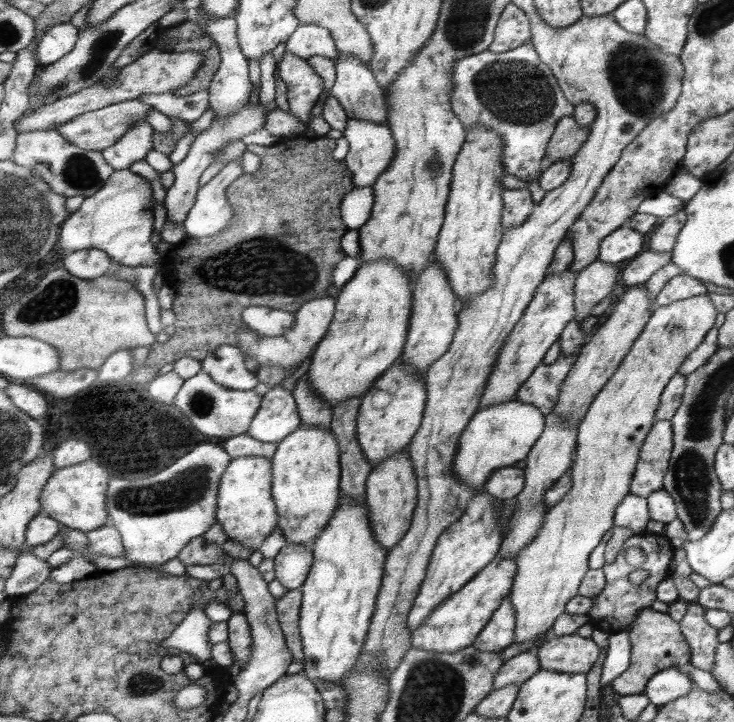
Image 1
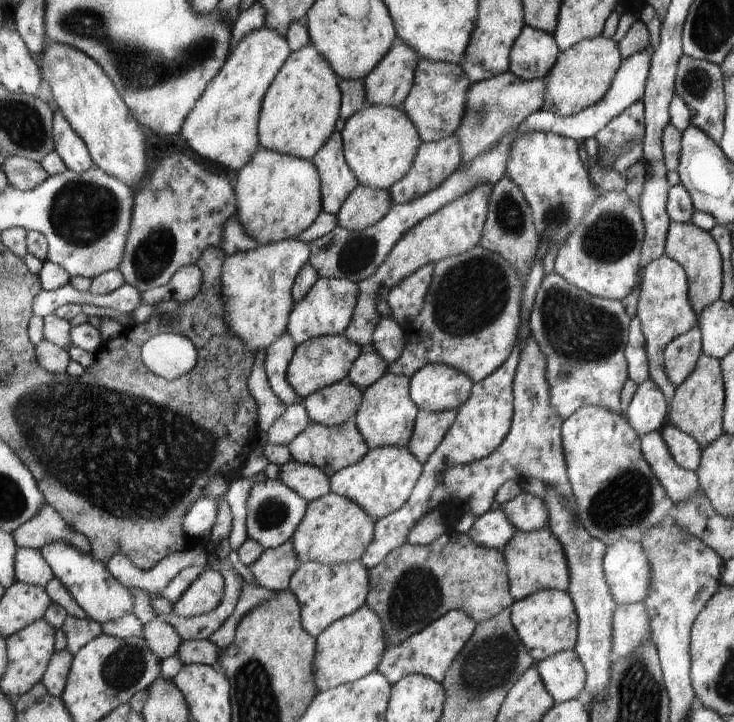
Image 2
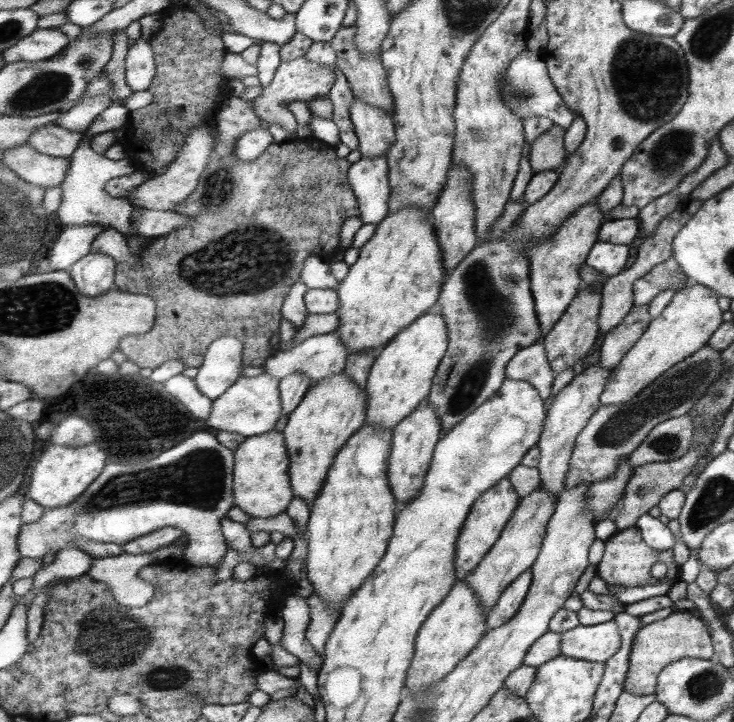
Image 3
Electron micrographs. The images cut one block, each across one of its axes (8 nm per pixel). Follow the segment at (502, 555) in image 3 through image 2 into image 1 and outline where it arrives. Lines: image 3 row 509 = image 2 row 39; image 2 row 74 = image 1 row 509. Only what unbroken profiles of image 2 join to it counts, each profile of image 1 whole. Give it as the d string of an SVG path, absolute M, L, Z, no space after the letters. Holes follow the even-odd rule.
M557 413L547 415L545 430L525 460L525 487L516 498L517 507L516 513L513 513L513 519L511 519L511 529L504 534L504 542L499 552L499 554L503 554L503 558L517 560L521 550L525 550L525 546L529 546L529 542L533 542L533 538L537 538L537 533L545 526L545 516L550 509L545 503L545 496L547 496L549 488L553 488L572 469L576 448L579 445L579 433L578 428L570 427L561 415Z

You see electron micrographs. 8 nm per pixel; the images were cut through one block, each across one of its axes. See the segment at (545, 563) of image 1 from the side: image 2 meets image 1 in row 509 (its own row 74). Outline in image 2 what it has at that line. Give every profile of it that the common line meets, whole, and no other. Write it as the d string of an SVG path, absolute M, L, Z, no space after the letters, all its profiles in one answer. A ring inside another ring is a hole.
M602 35L585 39L573 46L573 49L562 52L557 65L547 76L548 92L542 110L562 116L577 115L601 102L608 93L622 60L618 44Z

